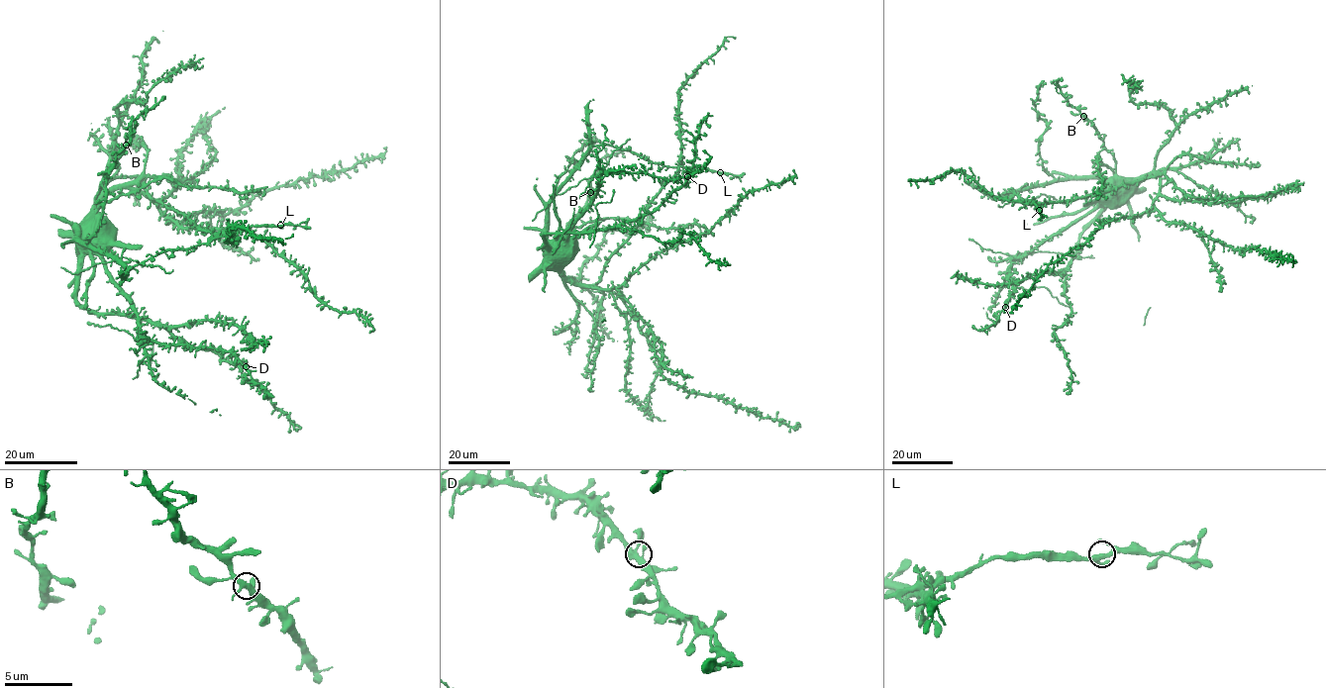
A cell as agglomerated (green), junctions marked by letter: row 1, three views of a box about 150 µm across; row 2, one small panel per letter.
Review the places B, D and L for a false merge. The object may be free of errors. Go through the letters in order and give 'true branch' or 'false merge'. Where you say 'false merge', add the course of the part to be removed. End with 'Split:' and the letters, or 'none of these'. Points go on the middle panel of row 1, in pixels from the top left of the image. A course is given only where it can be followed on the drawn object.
B: true branch
D: true branch
L: true branch
Split: none of these

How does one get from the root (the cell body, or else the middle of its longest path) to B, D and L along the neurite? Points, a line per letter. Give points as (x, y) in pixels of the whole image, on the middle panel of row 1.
B: (552, 261), (560, 246), (568, 222), (585, 205), (590, 192)
D: (552, 261), (552, 247), (565, 238), (575, 218), (589, 203), (603, 173), (642, 172), (666, 180), (687, 176)
L: (552, 261), (569, 279), (595, 284), (609, 256), (628, 239), (648, 203), (678, 167), (706, 167), (720, 172)

